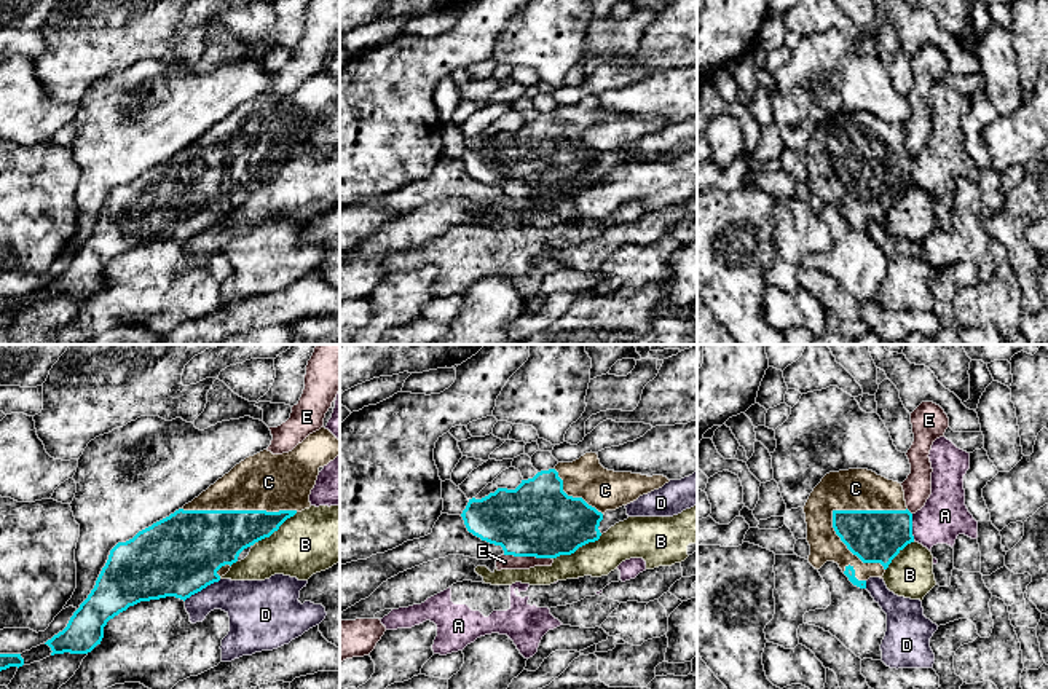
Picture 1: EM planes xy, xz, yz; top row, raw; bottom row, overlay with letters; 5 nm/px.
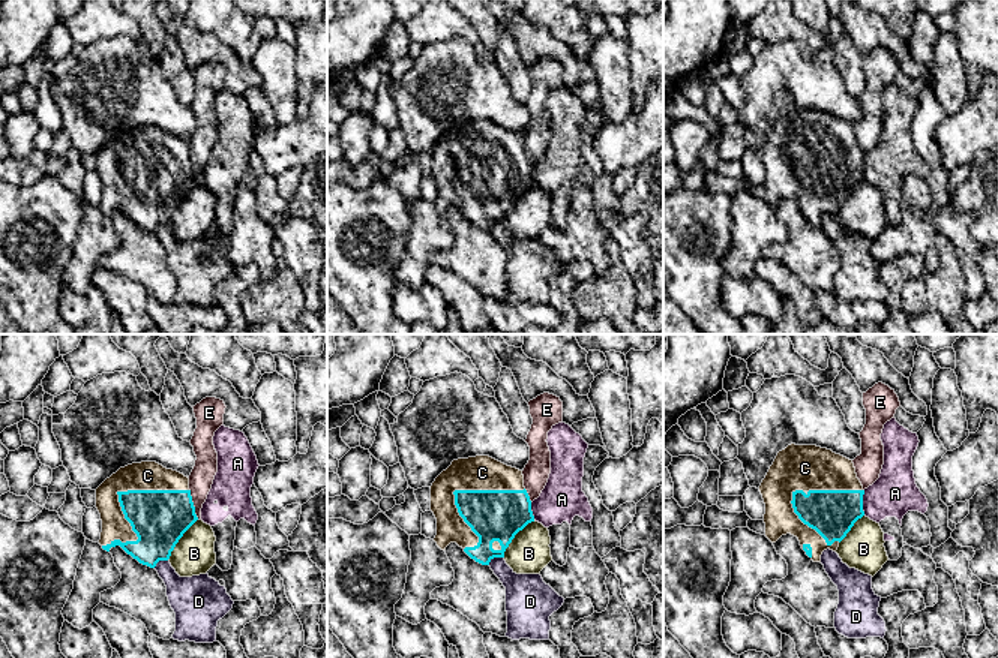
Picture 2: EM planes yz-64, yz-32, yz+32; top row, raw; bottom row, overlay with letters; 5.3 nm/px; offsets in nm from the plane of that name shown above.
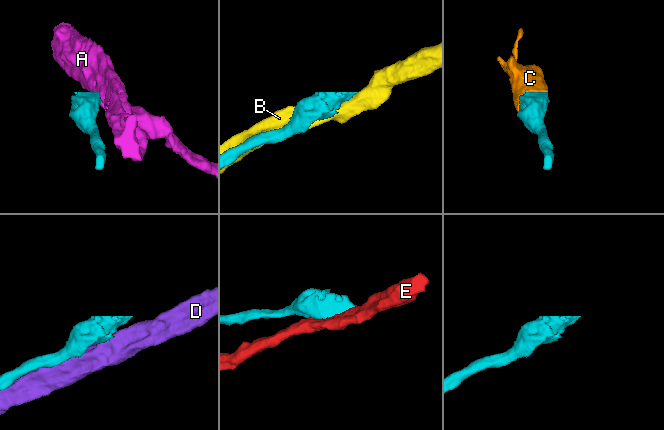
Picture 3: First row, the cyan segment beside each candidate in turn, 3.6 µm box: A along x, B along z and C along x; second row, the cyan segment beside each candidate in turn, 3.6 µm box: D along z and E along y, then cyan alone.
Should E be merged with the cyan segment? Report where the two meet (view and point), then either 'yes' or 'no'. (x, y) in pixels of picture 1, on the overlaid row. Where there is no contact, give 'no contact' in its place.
meets cyan in xz at (528, 555); no

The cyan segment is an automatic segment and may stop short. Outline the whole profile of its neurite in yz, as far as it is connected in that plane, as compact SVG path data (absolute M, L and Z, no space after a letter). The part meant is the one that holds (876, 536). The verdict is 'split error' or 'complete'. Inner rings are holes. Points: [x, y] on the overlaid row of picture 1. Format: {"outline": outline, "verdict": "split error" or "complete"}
{"outline": "M868 469L826 474L802 509L809 563L820 569L834 561L860 589L869 577L882 579L892 560L914 542L901 483Z", "verdict": "split error"}

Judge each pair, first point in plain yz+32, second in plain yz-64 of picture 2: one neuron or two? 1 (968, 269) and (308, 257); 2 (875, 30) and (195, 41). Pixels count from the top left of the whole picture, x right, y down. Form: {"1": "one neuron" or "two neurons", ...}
{"1": "one neuron", "2": "one neuron"}

